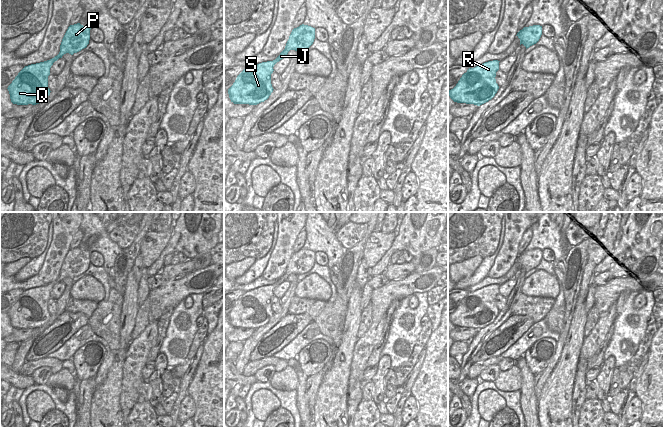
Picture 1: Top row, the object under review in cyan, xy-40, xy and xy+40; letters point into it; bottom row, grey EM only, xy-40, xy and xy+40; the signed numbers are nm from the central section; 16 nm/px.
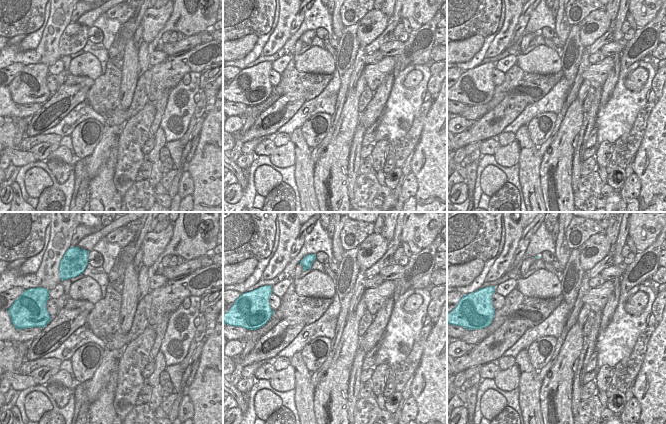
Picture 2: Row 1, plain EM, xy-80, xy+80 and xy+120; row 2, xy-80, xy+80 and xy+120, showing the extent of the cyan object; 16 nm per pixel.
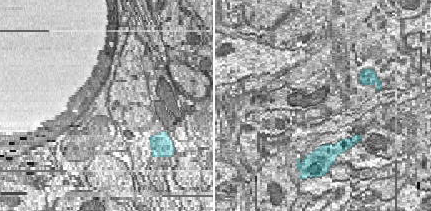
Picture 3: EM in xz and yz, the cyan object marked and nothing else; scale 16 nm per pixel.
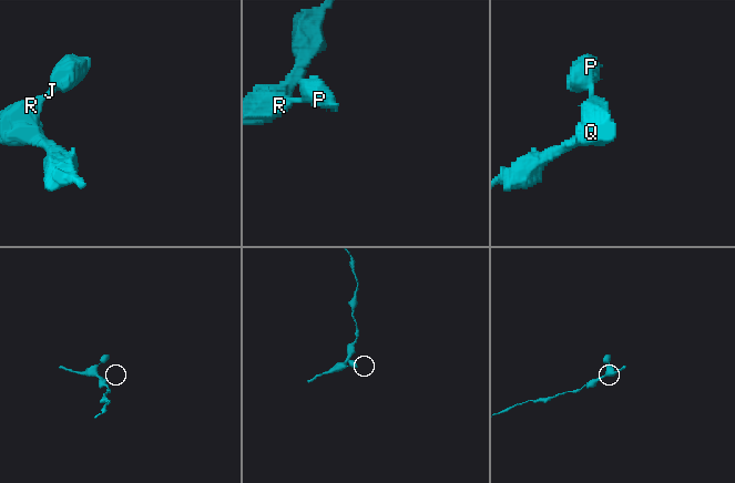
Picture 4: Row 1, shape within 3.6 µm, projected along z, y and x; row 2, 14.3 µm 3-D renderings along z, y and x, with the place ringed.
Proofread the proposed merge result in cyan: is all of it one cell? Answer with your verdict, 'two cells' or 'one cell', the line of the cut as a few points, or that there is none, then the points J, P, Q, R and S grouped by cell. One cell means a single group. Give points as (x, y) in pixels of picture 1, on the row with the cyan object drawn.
one cell; no cut; J P Q R S

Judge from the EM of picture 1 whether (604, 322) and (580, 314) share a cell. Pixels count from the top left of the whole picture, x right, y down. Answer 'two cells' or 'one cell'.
two cells

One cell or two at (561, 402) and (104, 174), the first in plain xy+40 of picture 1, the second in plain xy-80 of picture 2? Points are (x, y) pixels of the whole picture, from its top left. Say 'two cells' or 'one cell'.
one cell

